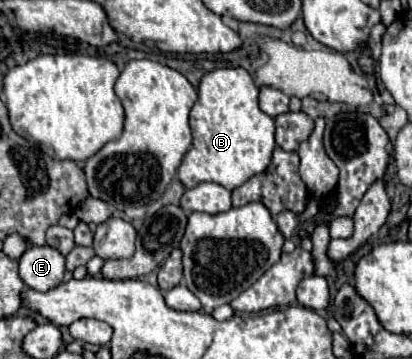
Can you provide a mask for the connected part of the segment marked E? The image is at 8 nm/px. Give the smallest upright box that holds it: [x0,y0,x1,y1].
[20,246,64,292]

